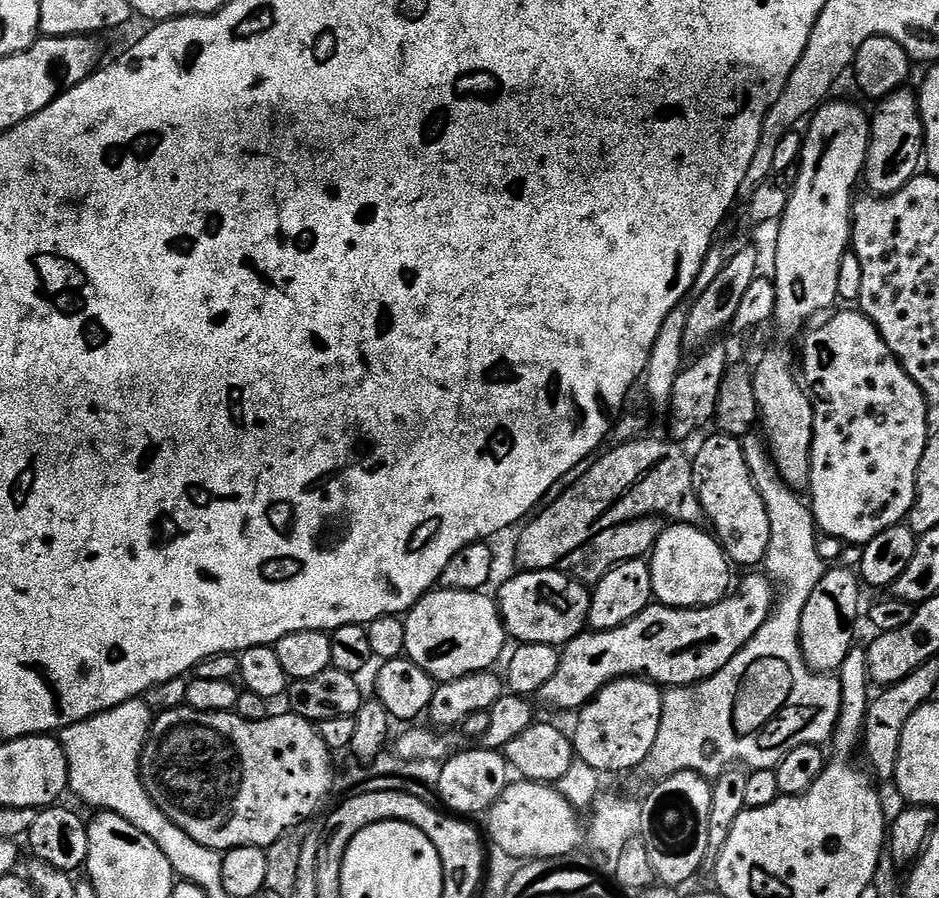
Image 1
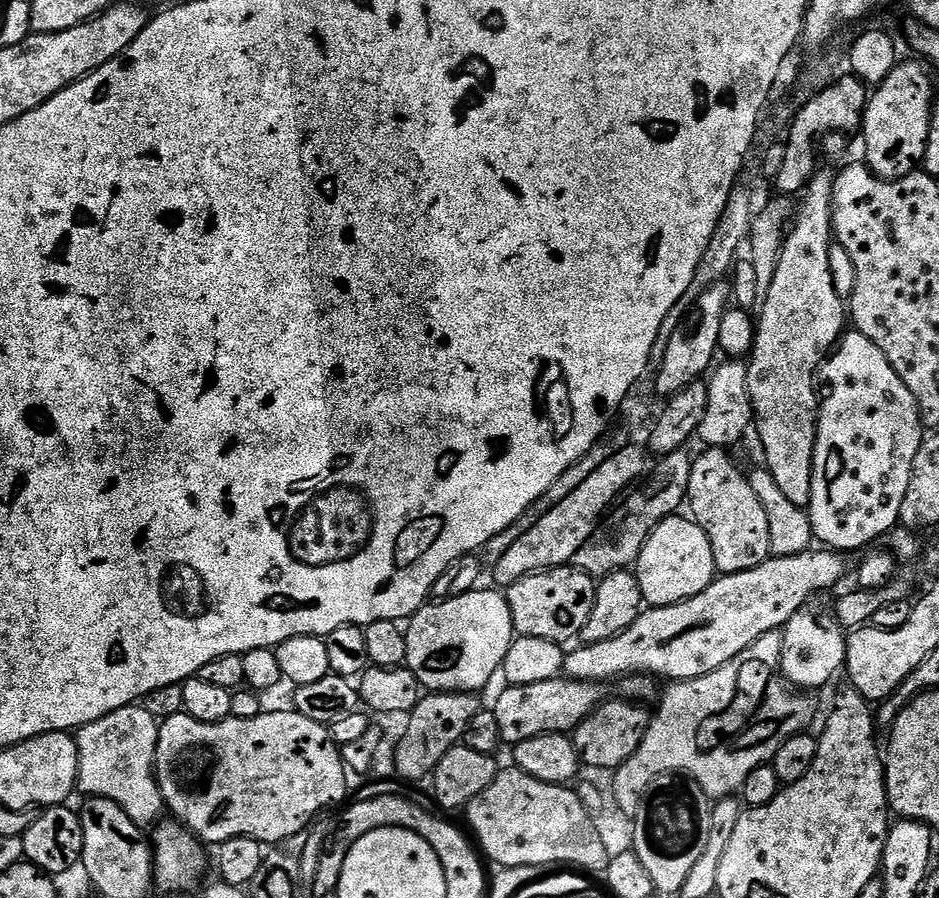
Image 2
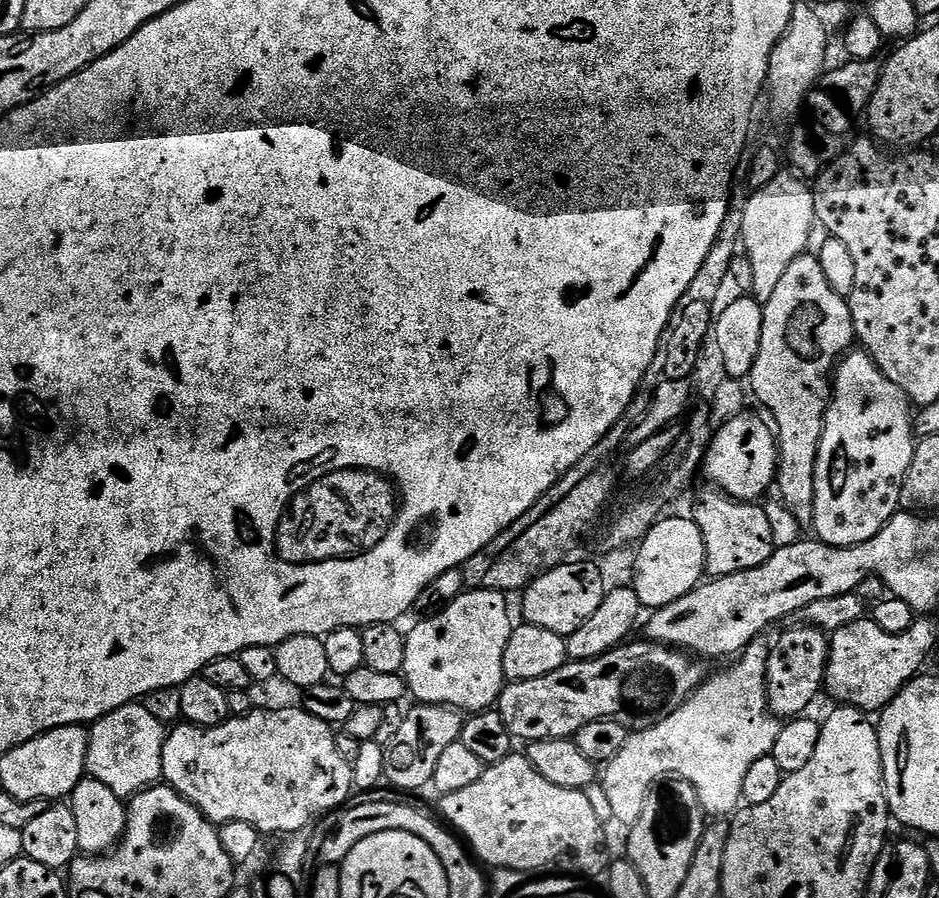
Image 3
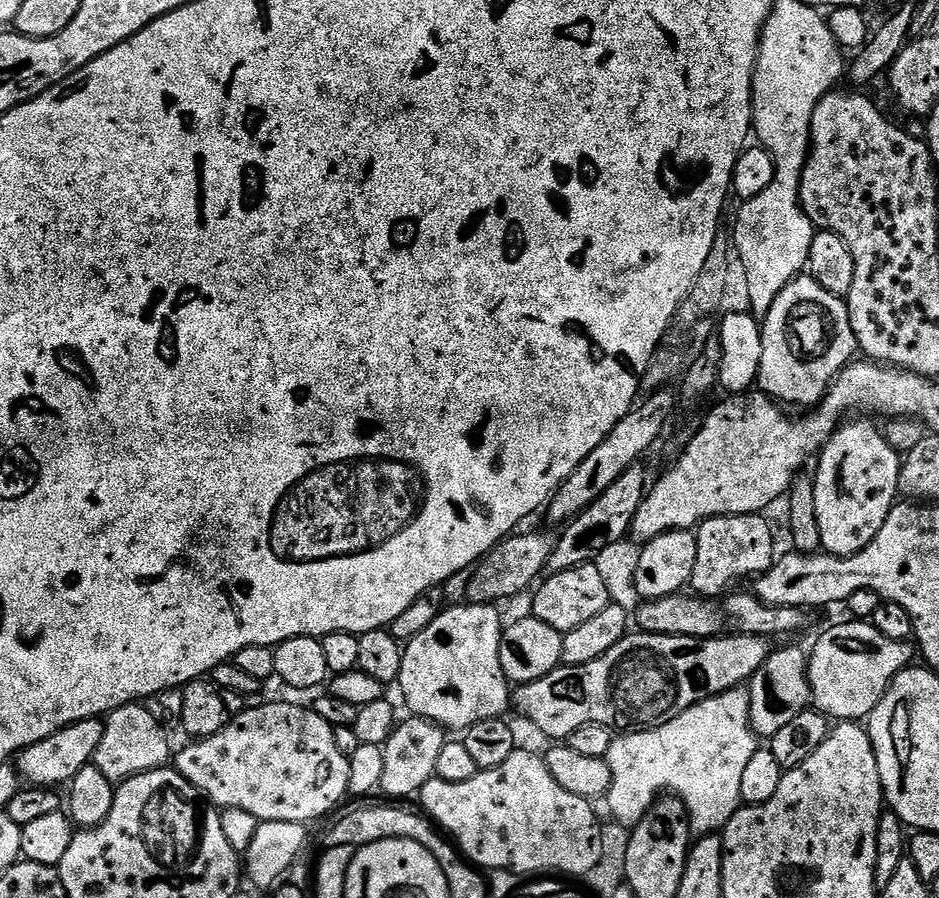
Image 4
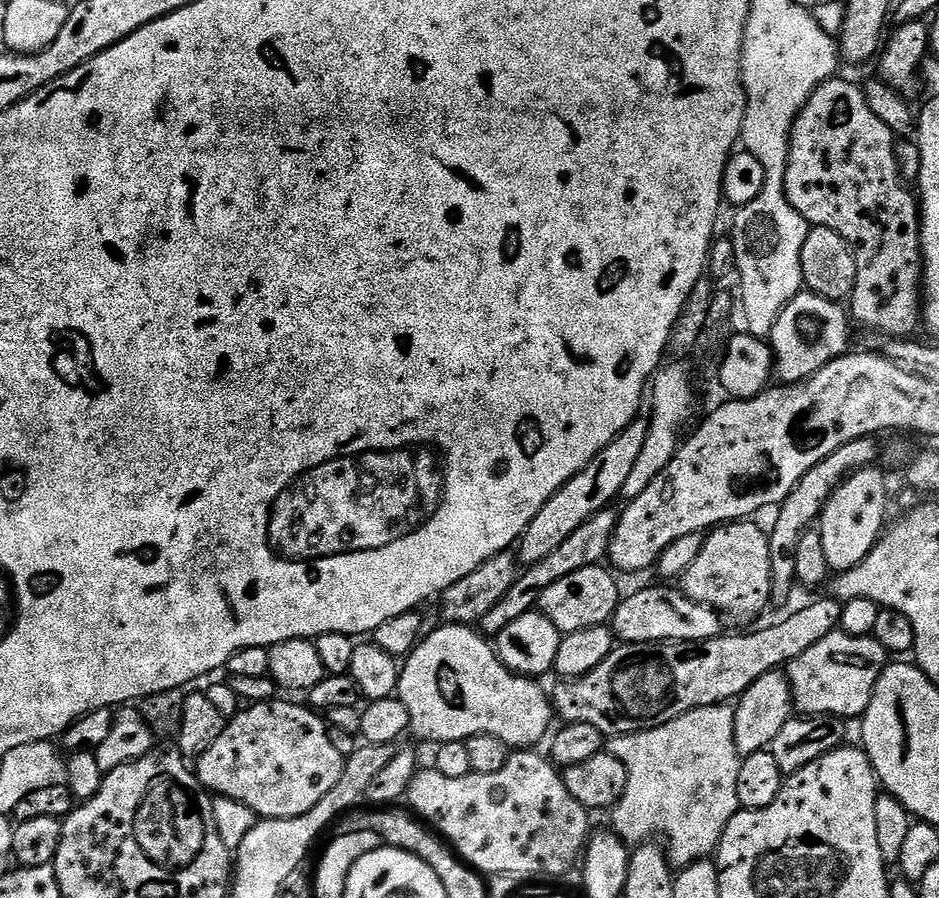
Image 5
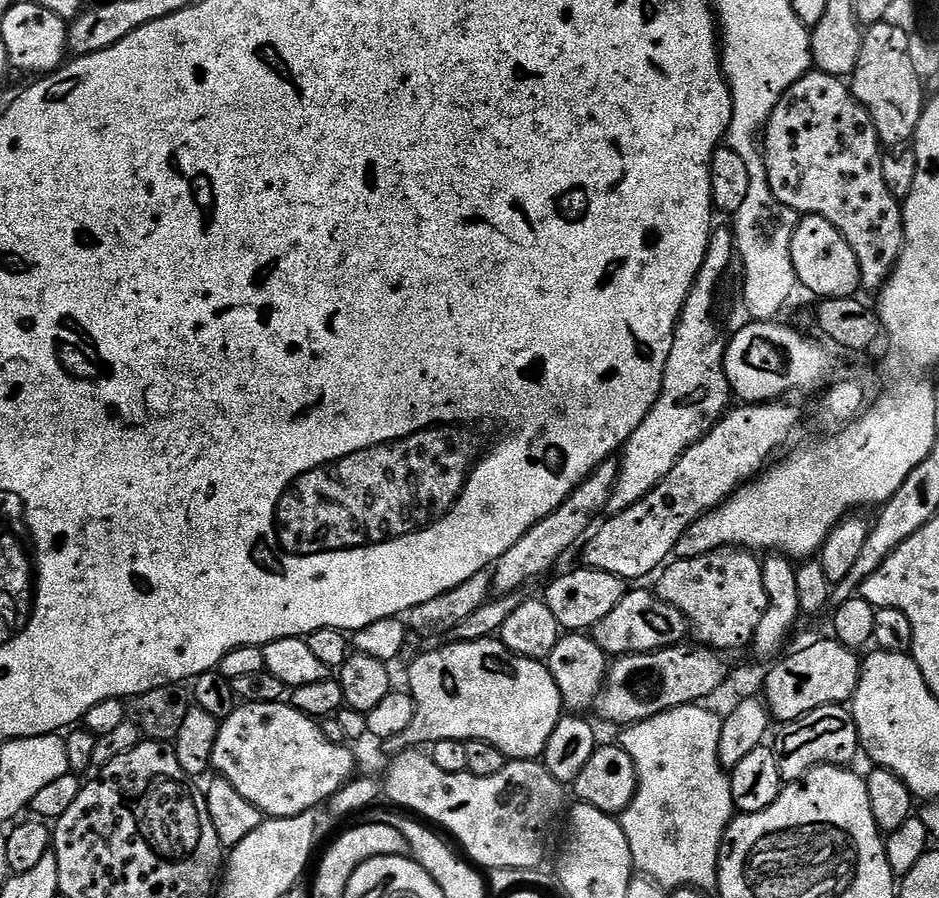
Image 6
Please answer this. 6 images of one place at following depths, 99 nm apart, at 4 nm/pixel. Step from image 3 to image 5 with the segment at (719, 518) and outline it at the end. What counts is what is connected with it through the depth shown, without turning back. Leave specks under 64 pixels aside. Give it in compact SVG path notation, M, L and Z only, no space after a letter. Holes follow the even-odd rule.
M756 522L721 524L704 536L698 558L690 562L678 580L685 596L710 606L725 617L733 616L736 620L752 620L764 607L769 607L772 599L772 571L768 532L752 523Z

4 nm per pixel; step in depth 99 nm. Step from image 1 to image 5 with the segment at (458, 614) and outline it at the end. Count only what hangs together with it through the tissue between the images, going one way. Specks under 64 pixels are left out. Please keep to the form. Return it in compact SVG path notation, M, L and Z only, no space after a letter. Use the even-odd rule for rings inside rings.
M439 627L419 641L400 669L398 698L410 714L411 735L433 740L433 745L439 746L478 734L494 734L512 750L531 749L544 735L547 737L554 709L549 693L540 685L543 683L511 672L475 627Z

